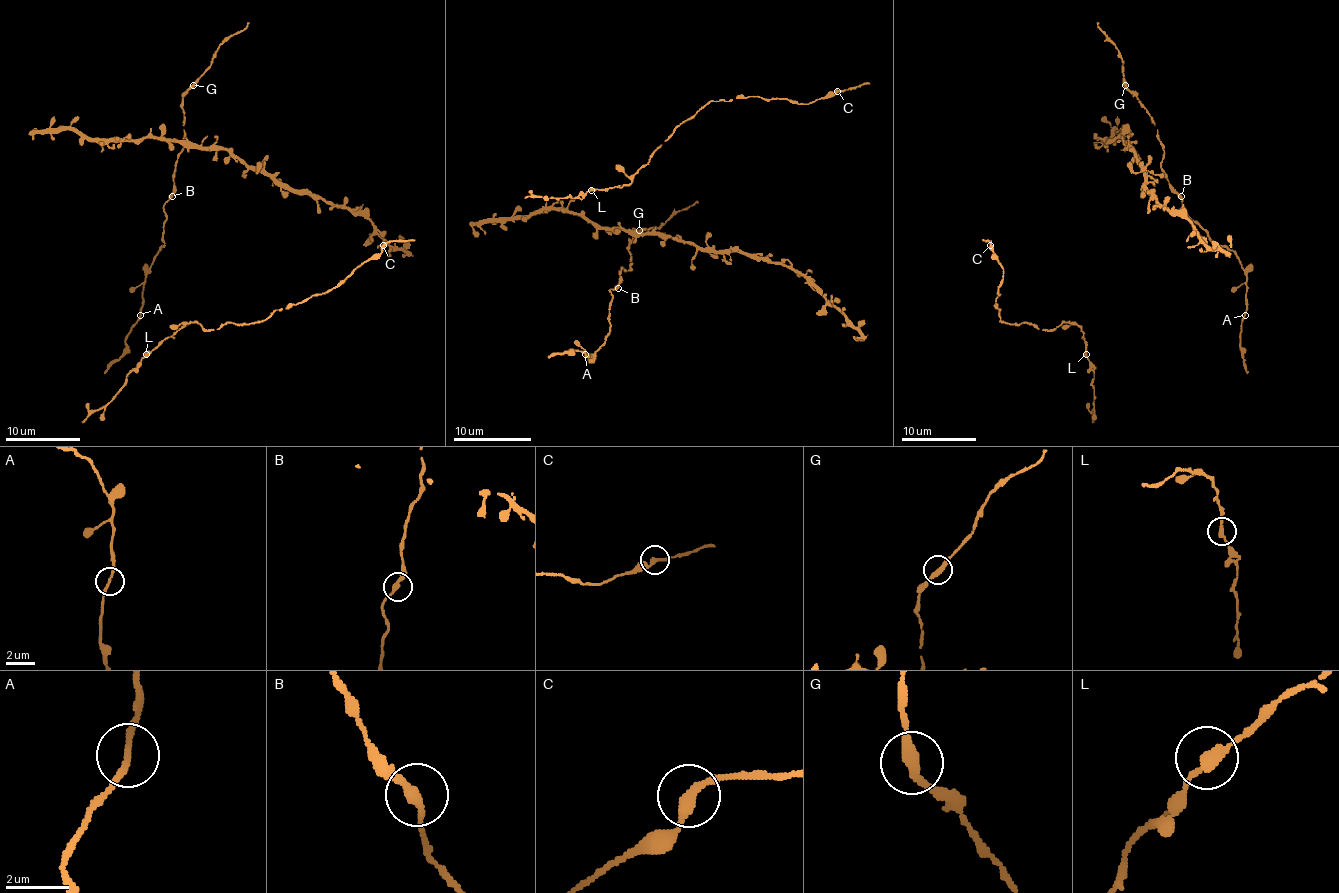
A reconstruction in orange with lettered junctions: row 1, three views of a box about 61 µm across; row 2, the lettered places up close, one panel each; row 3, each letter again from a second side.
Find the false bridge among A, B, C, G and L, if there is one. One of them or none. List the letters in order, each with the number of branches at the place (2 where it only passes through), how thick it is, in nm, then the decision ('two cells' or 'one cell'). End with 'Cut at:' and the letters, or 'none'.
A: 2 branches meet; 190 nm thick; one cell
B: 2 branches meet; 280 nm thick; one cell
C: 2 branches meet; 280 nm thick; one cell
G: 2 branches meet; 340 nm thick; one cell
L: 2 branches meet; 280 nm thick; one cell
Cut at: none

